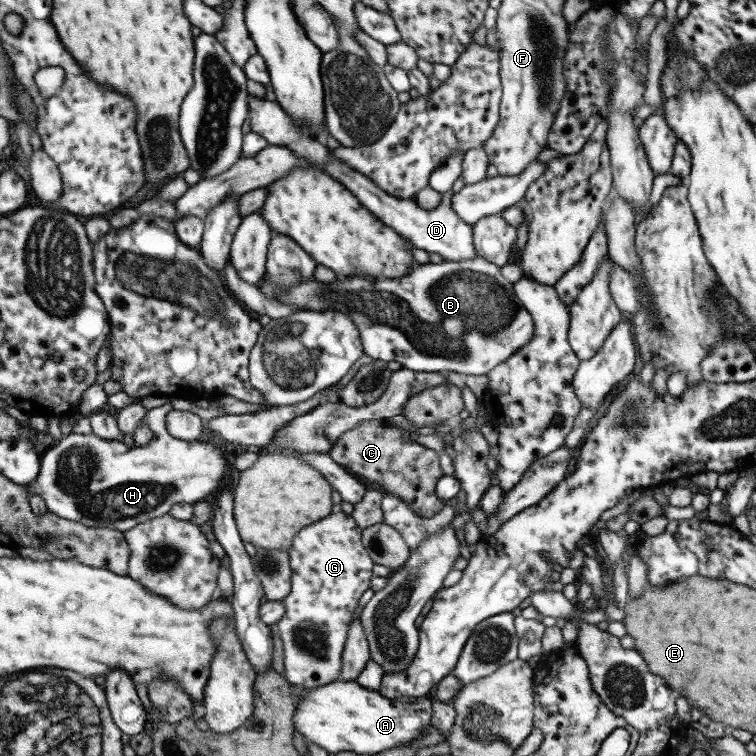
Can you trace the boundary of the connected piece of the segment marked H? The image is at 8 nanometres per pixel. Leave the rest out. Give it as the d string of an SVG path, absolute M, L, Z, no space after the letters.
M165 400L163 402L158 402L153 408L147 410L146 416L144 416L144 421L146 425L152 431L152 440L144 446L132 445L128 446L121 439L116 440L104 440L99 436L96 436L94 433L90 434L78 434L70 433L69 435L62 437L57 443L51 443L47 449L42 451L41 454L41 469L39 470L38 476L35 478L35 481L32 484L25 485L27 488L27 495L30 497L38 496L42 497L48 510L51 513L57 514L66 520L73 520L74 522L79 522L84 526L91 526L92 528L108 528L114 530L121 530L123 533L131 528L134 528L137 524L141 522L146 522L151 518L158 518L163 514L166 514L172 510L172 507L175 504L180 504L181 502L188 503L198 503L201 498L208 496L210 492L218 491L225 483L230 483L232 470L235 469L234 465L230 464L226 459L226 455L222 453L222 450L218 448L217 444L212 442L202 442L202 441L183 441L179 438L174 438L166 430L166 416L173 409L173 405L170 401Z

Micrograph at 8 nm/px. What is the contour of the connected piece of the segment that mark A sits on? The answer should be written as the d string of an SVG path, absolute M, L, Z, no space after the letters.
M338 680L331 683L328 683L324 686L310 688L310 692L300 701L296 702L297 709L295 710L295 717L293 718L294 730L301 733L306 742L311 742L317 744L319 747L325 748L327 752L339 753L342 751L348 751L356 753L357 755L373 755L380 754L385 750L391 750L392 748L402 747L402 745L408 745L408 743L412 743L414 739L418 739L420 737L420 733L426 729L426 726L429 725L430 720L433 715L433 708L431 707L431 702L427 696L424 697L406 697L399 696L398 698L386 698L382 696L377 690L368 689L362 687L356 681L346 681L346 680Z

